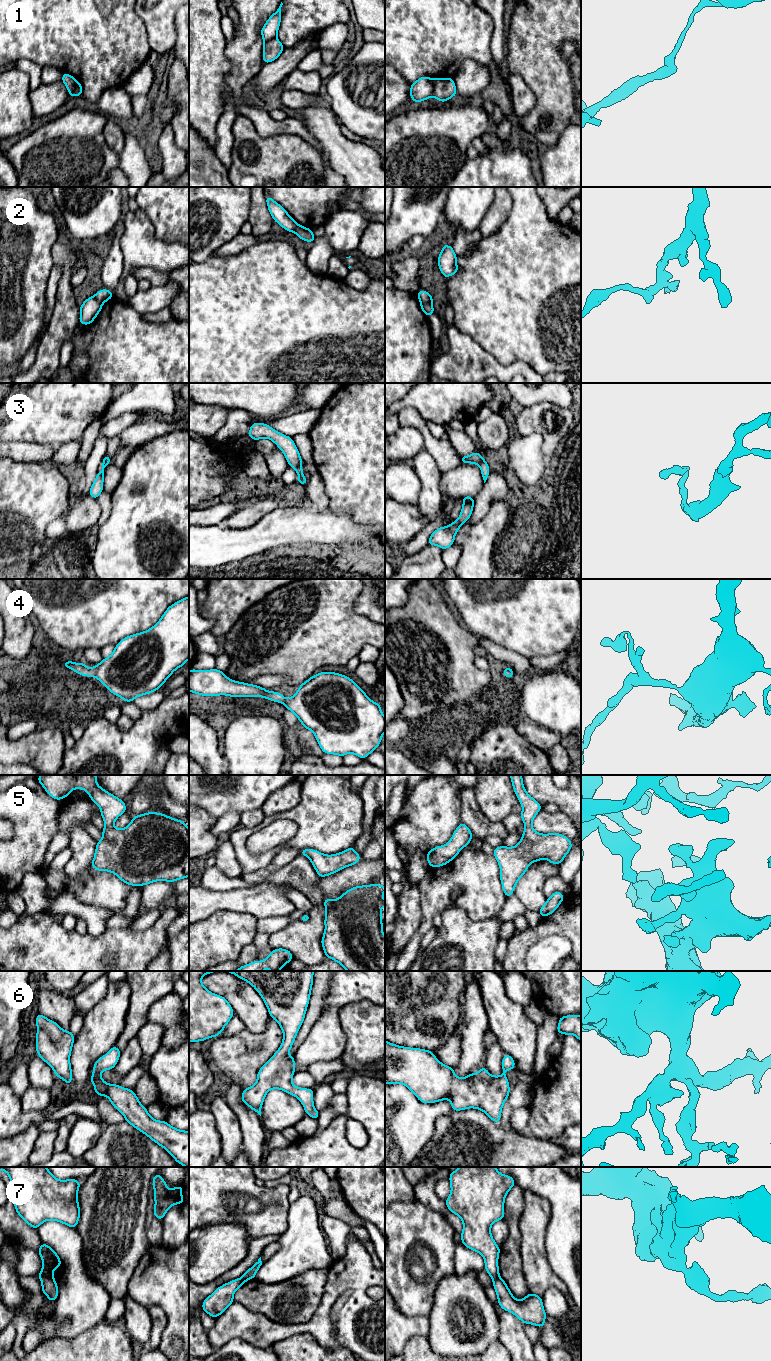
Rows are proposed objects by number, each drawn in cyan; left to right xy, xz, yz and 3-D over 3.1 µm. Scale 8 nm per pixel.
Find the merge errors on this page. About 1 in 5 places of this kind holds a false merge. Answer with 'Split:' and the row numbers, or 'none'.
Split: 1, 2, 7

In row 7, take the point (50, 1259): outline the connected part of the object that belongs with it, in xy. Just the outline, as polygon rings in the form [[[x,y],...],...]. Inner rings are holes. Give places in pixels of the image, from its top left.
[[[43,1243],[41,1244],[38,1253],[42,1259],[43,1265],[42,1265],[42,1272],[54,1279],[53,1271],[57,1267],[61,1267],[61,1259],[57,1255],[57,1253],[53,1250],[52,1247],[48,1246],[47,1244]]]

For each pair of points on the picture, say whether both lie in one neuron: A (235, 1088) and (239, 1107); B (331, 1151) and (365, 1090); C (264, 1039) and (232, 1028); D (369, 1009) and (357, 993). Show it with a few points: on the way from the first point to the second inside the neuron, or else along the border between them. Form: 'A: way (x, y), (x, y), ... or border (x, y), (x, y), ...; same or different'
A: way (235, 1093), (235, 1102); same
B: way (355, 1153), (363, 1153), (374, 1142), (374, 1114); same
C: border (245, 1028), (232, 1034), (224, 1034); different
D: border (374, 1002), (368, 1000), (351, 1001), (340, 1009); different

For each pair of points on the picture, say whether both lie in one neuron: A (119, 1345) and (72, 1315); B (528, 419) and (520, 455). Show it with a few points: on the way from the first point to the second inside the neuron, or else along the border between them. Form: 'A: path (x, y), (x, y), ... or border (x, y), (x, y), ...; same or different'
A: border (102, 1320), (70, 1338); different
B: border (519, 435), (539, 434), (543, 439), (543, 446); different

